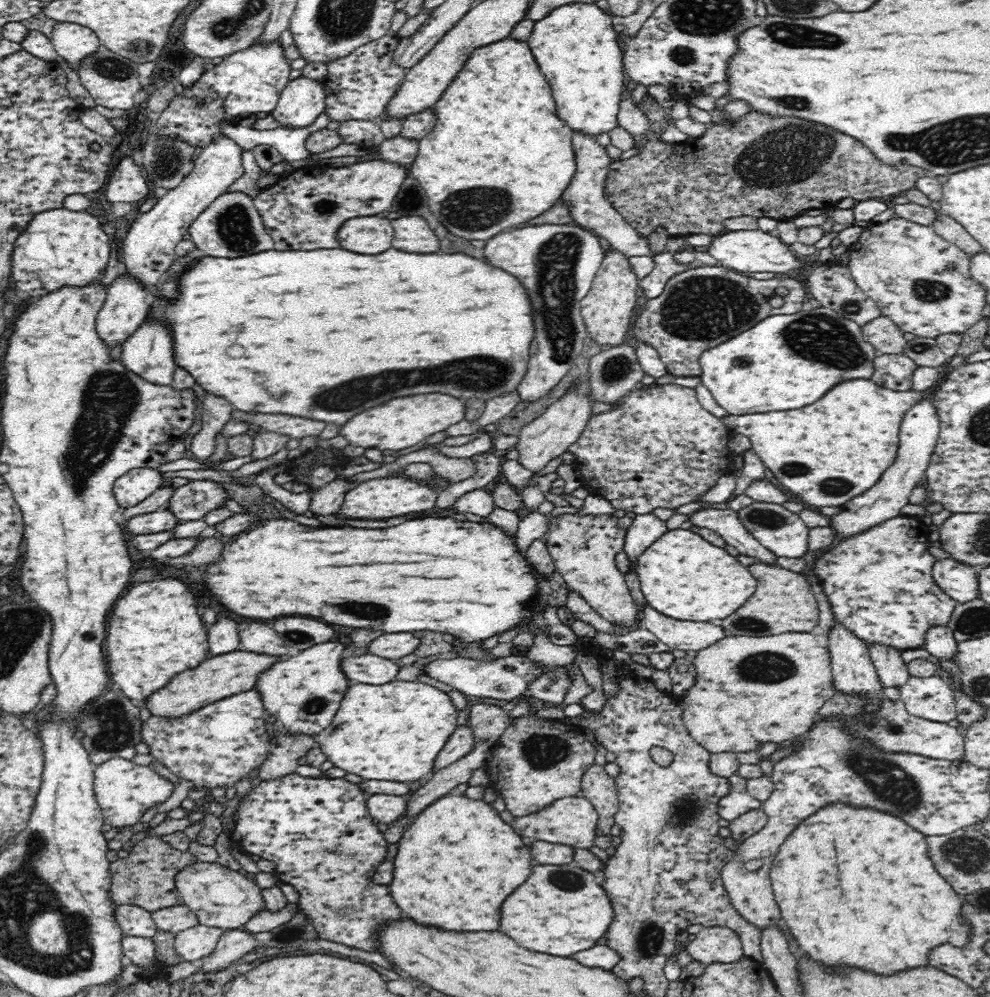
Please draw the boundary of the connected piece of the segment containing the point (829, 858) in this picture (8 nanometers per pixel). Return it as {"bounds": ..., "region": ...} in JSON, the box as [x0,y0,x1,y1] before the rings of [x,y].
{"bounds":[769,804,972,976],"region":[[[844,804],[822,808],[784,841],[774,857],[769,878],[782,925],[788,926],[808,958],[828,968],[850,966],[892,976],[908,968],[926,966],[928,954],[936,946],[950,944],[962,950],[970,944],[972,925],[962,915],[964,898],[934,870],[924,836],[884,812],[856,810]]]}

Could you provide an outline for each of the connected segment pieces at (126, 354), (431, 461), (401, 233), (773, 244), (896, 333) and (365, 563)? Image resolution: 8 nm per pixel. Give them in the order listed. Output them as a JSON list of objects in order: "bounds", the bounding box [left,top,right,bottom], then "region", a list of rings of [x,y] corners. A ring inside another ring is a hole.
[{"bounds":[121,316,176,386],"region":[[[148,316],[144,320],[142,328],[138,328],[136,334],[132,334],[124,340],[122,352],[121,363],[128,370],[154,384],[162,386],[172,384],[172,376],[174,376],[174,368],[176,368],[176,362],[174,362],[174,338],[172,338],[172,332],[164,324],[160,324],[160,322],[156,322],[156,320],[152,320]]]},{"bounds":[376,445,477,483],"region":[[[428,445],[426,448],[399,456],[394,463],[386,463],[385,466],[376,468],[376,478],[384,478],[391,473],[400,473],[408,464],[426,463],[433,472],[444,479],[450,479],[454,483],[462,482],[476,475],[477,467],[472,458],[459,459],[448,457],[439,451],[439,445]]]},{"bounds":[392,216,440,252],"region":[[[402,216],[392,220],[394,228],[394,248],[408,250],[408,252],[436,252],[440,242],[420,216]]]},{"bounds":[707,229,806,276],"region":[[[758,229],[723,231],[719,236],[713,237],[707,251],[718,260],[719,264],[740,272],[772,272],[775,275],[780,273],[785,276],[794,272],[800,276],[799,272],[806,266],[806,263],[800,260],[776,233],[765,233]]]},{"bounds":[861,315,905,355],"region":[[[881,315],[861,327],[864,338],[880,355],[903,354],[905,344],[904,332],[887,316]]]},{"bounds":[180,518,570,644],"region":[[[284,518],[264,519],[259,523],[254,523],[244,532],[234,535],[229,543],[226,543],[223,554],[220,558],[210,564],[200,567],[180,568],[187,573],[194,569],[199,571],[200,582],[206,586],[206,592],[212,596],[212,600],[220,602],[222,608],[228,612],[250,618],[250,620],[272,620],[272,618],[282,618],[282,616],[304,616],[308,614],[310,618],[324,620],[326,624],[338,624],[338,626],[352,626],[352,628],[372,628],[372,630],[384,630],[384,632],[418,632],[418,630],[432,630],[432,632],[446,632],[456,636],[458,641],[466,644],[481,642],[486,638],[492,638],[496,634],[508,632],[514,626],[526,626],[532,620],[532,612],[528,610],[528,604],[532,606],[534,602],[540,606],[554,606],[557,609],[566,607],[570,588],[558,571],[540,576],[528,560],[520,554],[512,534],[506,534],[502,528],[492,526],[492,524],[478,524],[478,522],[458,522],[454,518],[420,518],[420,520],[406,520],[400,526],[384,528],[384,530],[372,530],[372,528],[310,528],[302,526],[294,520]]]}]

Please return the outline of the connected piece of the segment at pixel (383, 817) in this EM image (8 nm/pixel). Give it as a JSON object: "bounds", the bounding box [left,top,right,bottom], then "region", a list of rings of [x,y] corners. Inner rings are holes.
{"bounds":[367,794,407,827],"region":[[[375,794],[367,796],[368,812],[388,827],[398,825],[399,820],[405,815],[407,797]]]}

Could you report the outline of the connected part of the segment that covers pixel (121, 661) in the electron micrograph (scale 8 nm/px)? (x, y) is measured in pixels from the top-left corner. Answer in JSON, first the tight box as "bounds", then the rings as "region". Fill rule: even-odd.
{"bounds":[106,579,208,703],"region":[[[162,579],[135,583],[113,606],[107,620],[106,650],[107,669],[110,683],[116,682],[128,699],[135,703],[144,700],[164,688],[176,674],[196,668],[208,656],[208,636],[198,614],[196,598],[178,579]]]}

